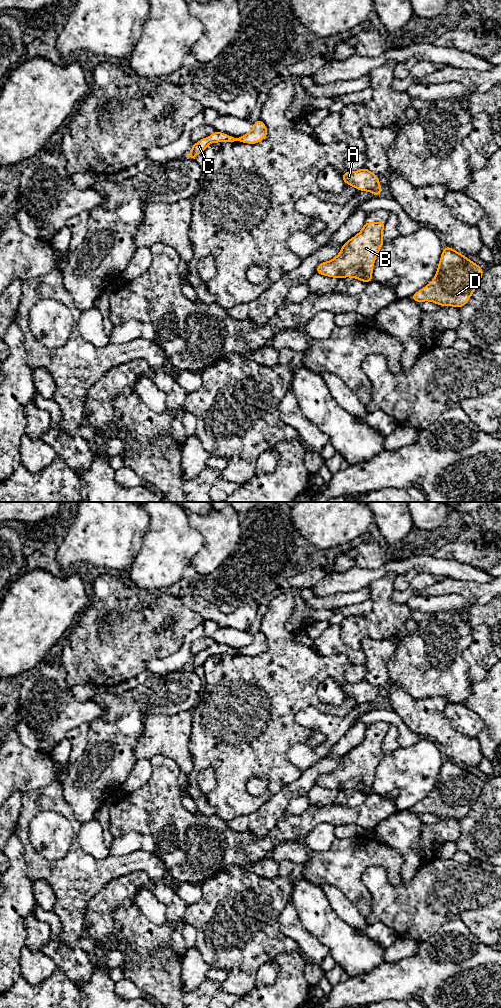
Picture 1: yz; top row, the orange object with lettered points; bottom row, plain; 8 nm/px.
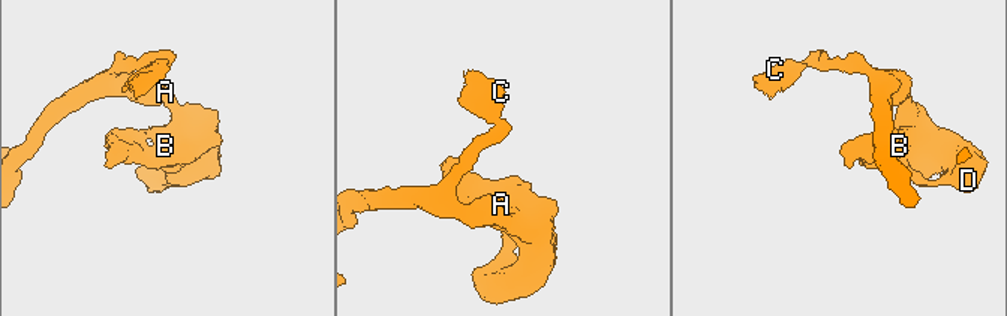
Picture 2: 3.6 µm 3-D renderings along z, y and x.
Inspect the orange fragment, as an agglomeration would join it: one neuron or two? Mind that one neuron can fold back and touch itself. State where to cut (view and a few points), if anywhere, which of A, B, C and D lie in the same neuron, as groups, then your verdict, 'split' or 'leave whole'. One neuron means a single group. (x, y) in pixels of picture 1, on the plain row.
cut yz (236, 650), (238, 652); groups A B D / C; split

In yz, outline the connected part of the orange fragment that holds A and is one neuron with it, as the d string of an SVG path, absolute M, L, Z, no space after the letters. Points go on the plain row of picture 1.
M366 679L355 684L346 682L341 688L344 696L351 697L358 703L368 703L374 708L379 708L383 705L378 687L372 685Z

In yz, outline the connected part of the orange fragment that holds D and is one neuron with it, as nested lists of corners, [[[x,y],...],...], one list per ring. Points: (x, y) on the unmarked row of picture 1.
[[[451,759],[443,760],[437,784],[433,792],[417,803],[410,811],[414,814],[430,813],[439,818],[454,818],[458,821],[466,817],[477,800],[483,787],[483,780]]]

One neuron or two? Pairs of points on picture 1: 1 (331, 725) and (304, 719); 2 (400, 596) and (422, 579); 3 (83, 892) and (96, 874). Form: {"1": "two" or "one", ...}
{"1": "one", "2": "one", "3": "one"}

